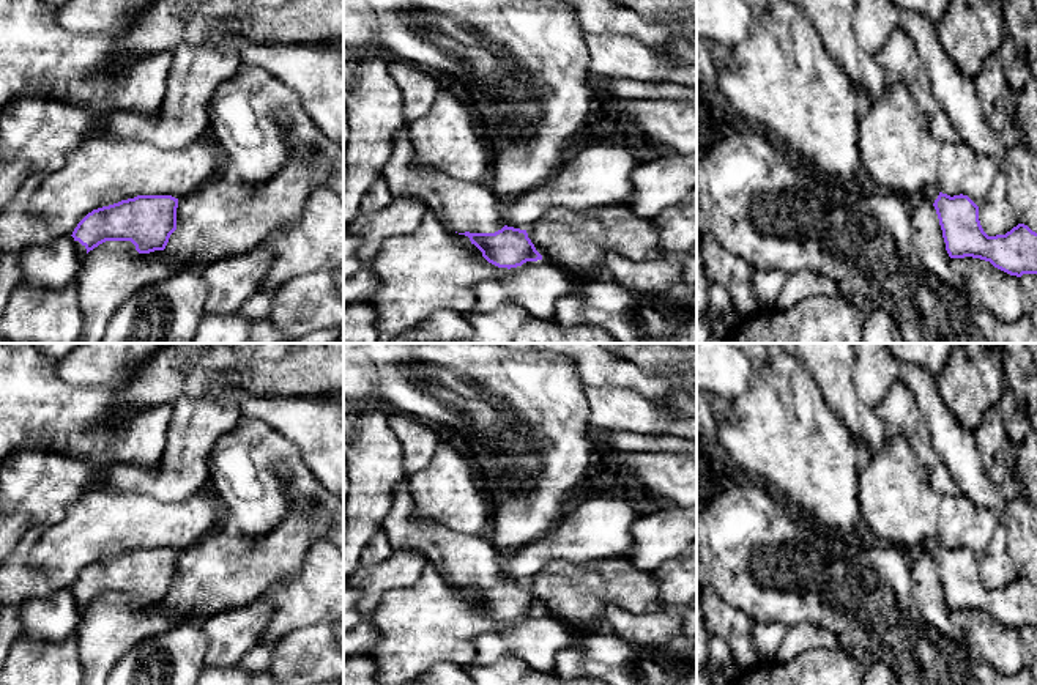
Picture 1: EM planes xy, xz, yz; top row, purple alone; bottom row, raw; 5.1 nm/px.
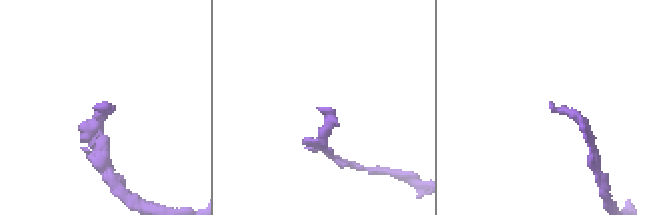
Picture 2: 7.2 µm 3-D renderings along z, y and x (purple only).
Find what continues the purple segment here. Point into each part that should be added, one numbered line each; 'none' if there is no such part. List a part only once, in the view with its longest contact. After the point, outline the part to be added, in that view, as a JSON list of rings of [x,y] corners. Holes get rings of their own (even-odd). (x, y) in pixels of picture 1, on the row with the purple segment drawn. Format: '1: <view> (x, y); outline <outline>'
1: xz (460, 207); outline [[[407,123],[396,134],[383,178],[392,197],[419,200],[449,231],[495,233],[504,227],[500,214],[503,203],[492,189],[414,162]]]

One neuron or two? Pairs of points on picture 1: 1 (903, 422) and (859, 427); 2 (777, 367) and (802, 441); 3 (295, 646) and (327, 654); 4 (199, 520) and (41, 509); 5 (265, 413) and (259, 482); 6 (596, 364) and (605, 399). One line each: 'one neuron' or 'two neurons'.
1: two neurons
2: one neuron
3: one neuron
4: two neurons
5: two neurons
6: two neurons

